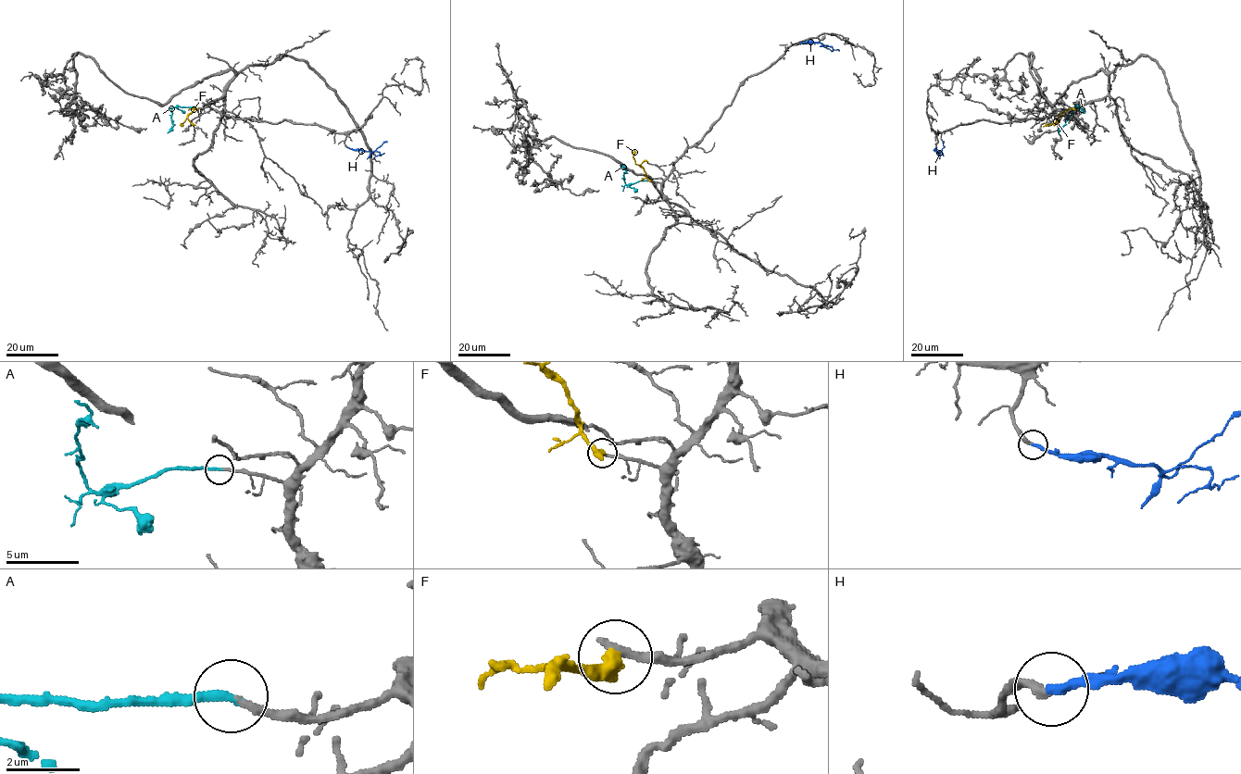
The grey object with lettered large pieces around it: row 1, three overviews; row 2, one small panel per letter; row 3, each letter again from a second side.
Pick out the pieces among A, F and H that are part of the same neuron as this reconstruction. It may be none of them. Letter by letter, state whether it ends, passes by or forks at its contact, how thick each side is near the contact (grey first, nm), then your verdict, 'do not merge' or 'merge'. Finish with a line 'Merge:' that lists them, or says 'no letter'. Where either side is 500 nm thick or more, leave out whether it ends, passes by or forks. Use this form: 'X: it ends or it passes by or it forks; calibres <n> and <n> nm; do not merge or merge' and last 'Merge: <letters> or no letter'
A: it ends; calibres 190 and 240 nm; merge
F: it ends; calibres 240 and 480 nm; do not merge
H: it ends; calibres 200 and 240 nm; merge
Merge: A, H

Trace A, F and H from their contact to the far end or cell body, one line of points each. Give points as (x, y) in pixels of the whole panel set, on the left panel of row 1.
A: (196, 106), (173, 107), (173, 126), (168, 132)
F: (198, 108), (187, 117), (181, 126)
H: (348, 147), (372, 153), (387, 142)

